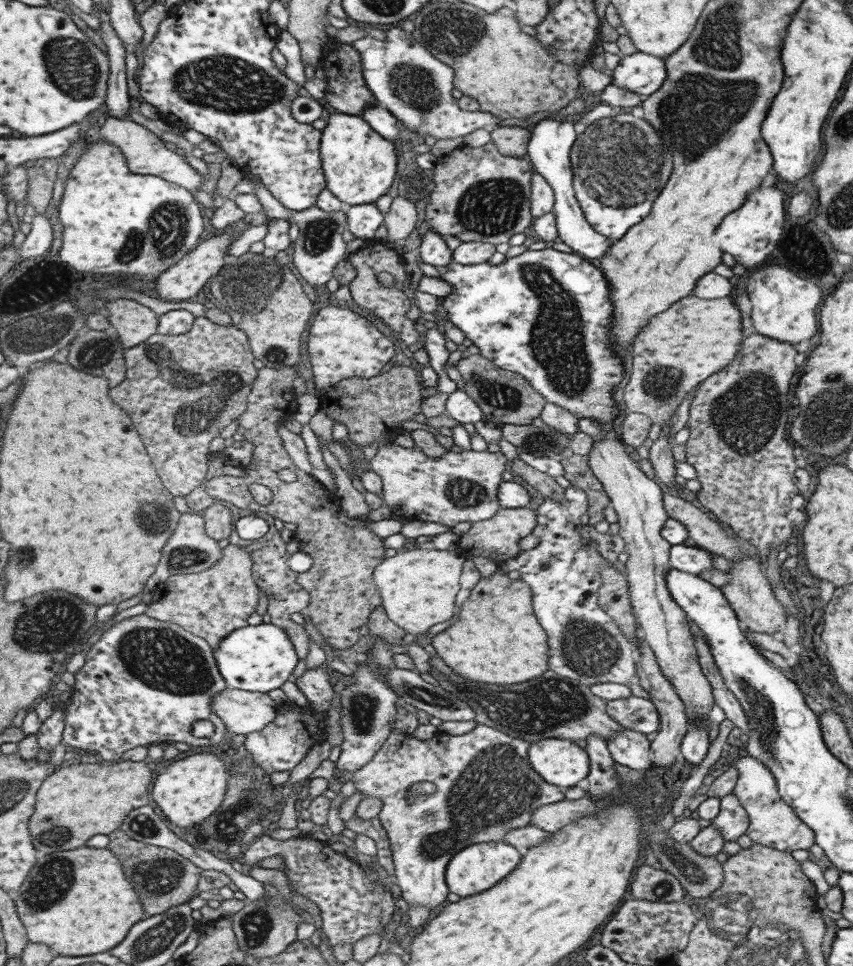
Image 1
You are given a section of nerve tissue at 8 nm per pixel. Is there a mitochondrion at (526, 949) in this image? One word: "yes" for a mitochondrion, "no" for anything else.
no

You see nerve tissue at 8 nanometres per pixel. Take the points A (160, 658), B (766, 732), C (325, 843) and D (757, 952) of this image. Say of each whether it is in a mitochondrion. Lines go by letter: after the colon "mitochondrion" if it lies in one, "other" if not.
A: mitochondrion
B: mitochondrion
C: other
D: mitochondrion

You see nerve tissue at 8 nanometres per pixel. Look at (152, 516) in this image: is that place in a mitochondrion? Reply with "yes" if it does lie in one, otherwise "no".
yes

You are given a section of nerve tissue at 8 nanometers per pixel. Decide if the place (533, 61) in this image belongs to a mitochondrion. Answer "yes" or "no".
no

